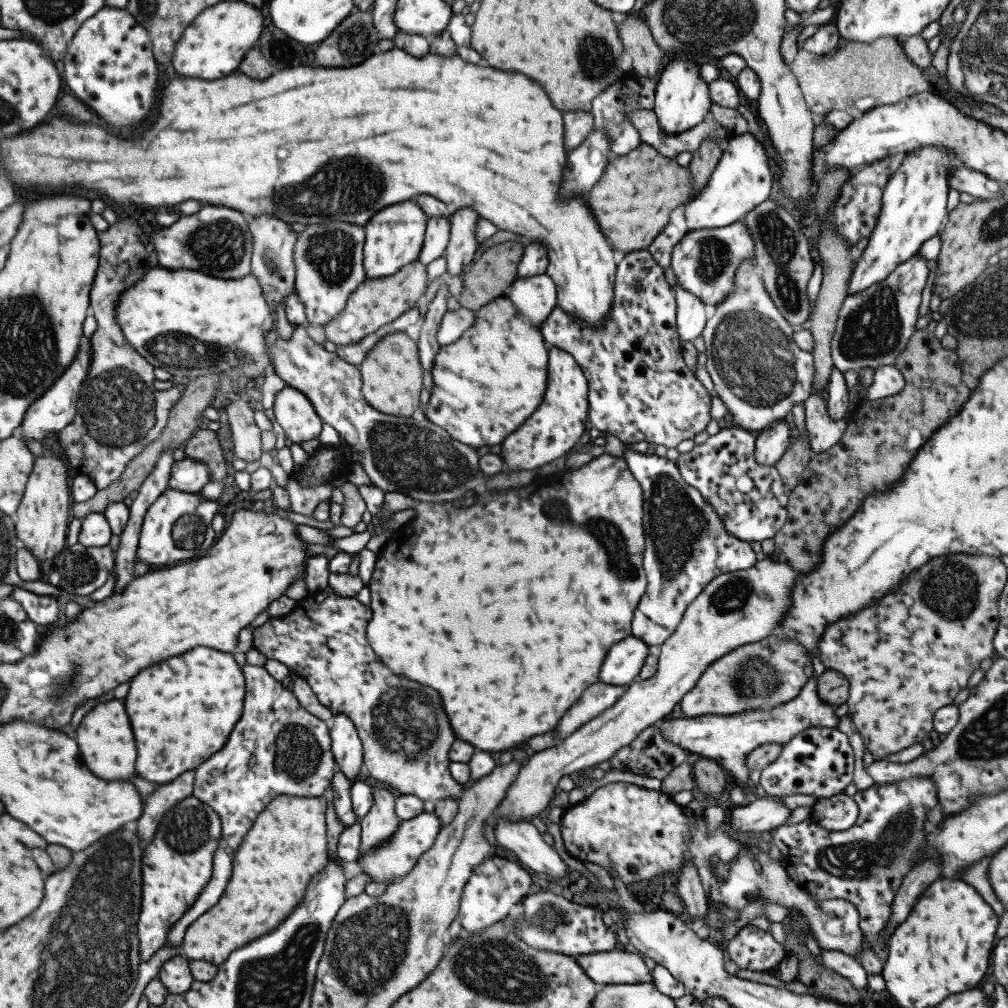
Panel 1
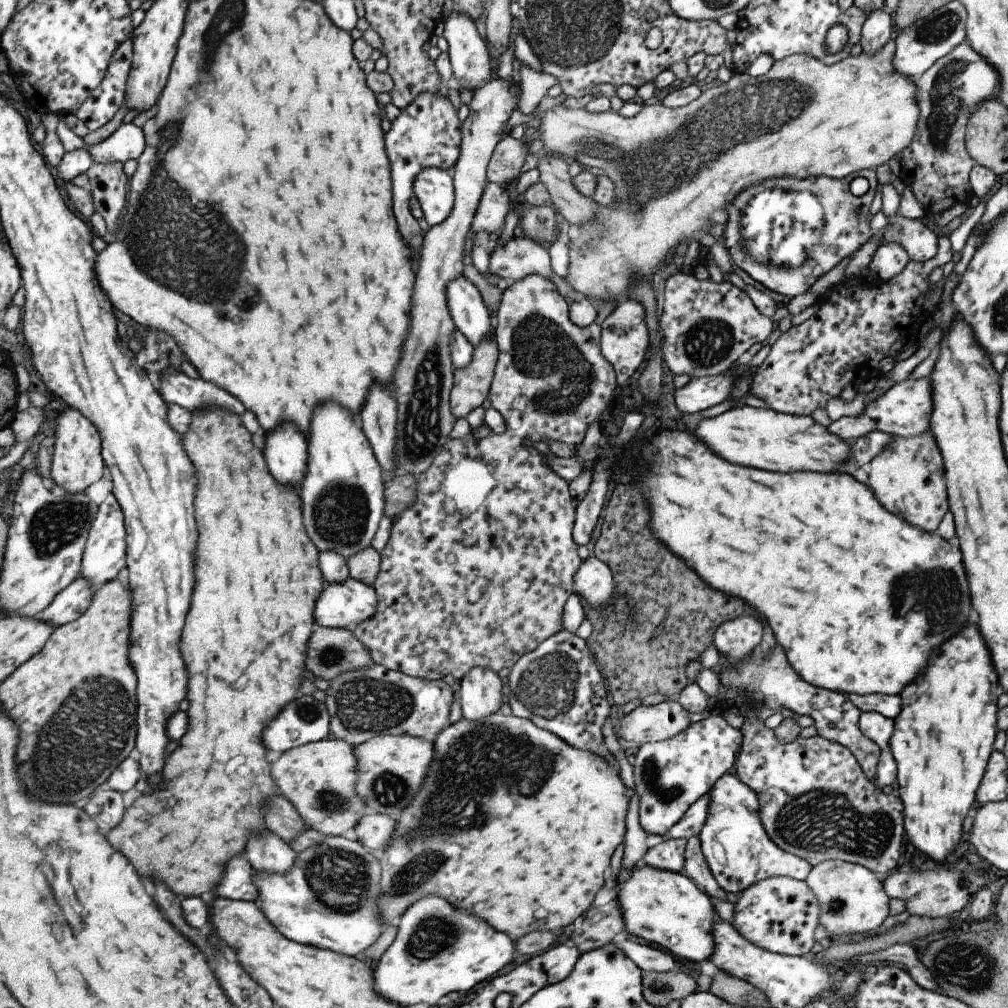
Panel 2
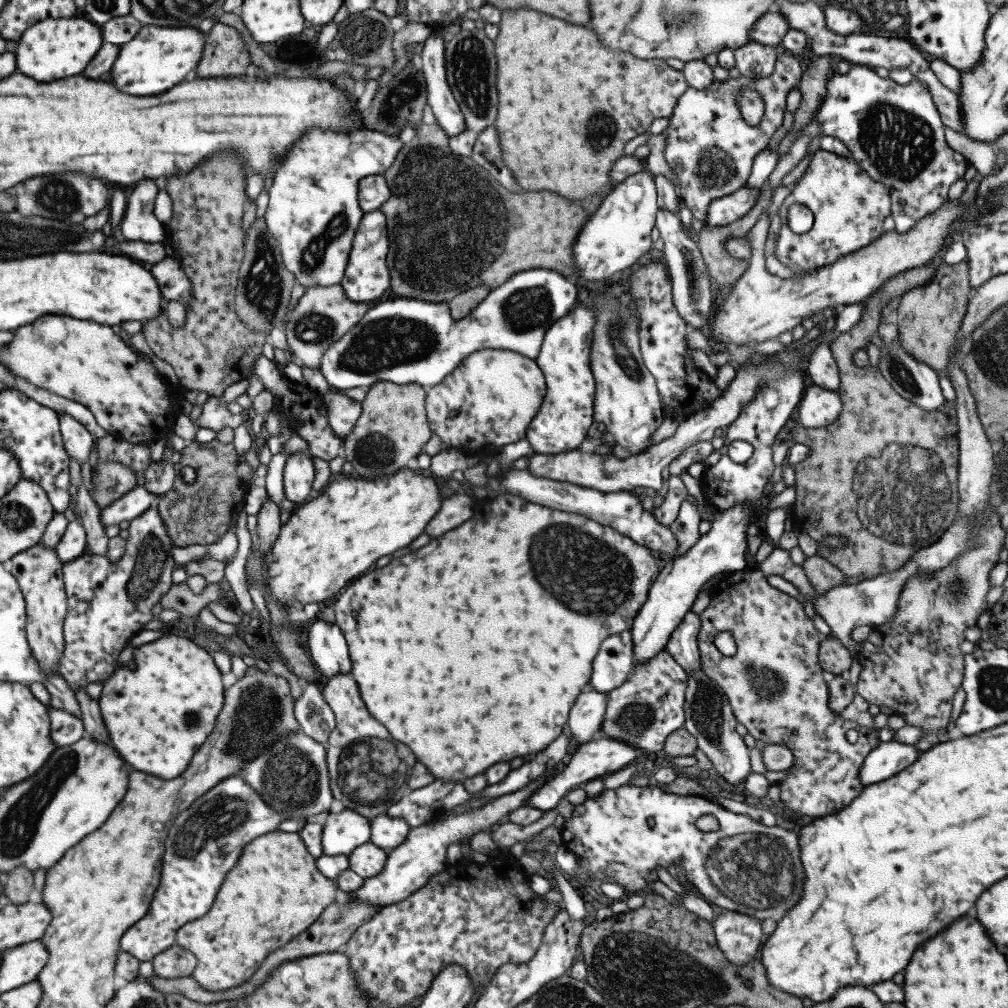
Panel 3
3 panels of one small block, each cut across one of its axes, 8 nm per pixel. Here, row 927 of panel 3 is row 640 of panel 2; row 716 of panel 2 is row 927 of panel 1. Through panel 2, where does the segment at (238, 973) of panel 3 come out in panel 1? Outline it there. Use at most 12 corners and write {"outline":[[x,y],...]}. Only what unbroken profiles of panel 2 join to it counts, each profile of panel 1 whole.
{"outline":[[279,794],[181,957],[218,966],[328,864],[324,795]]}

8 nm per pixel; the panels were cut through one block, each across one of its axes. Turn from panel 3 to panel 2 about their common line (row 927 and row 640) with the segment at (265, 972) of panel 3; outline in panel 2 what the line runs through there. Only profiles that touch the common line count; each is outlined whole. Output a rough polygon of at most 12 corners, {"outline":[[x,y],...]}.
{"outline":[[316,623],[306,668],[330,681],[373,665],[349,628]]}

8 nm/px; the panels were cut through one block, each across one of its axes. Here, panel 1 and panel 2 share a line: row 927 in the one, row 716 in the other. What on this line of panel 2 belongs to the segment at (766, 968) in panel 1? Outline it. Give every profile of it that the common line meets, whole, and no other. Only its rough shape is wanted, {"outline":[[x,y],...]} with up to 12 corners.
{"outline":[[743,695],[735,775],[778,848],[882,874],[903,802],[820,735],[782,744]]}

